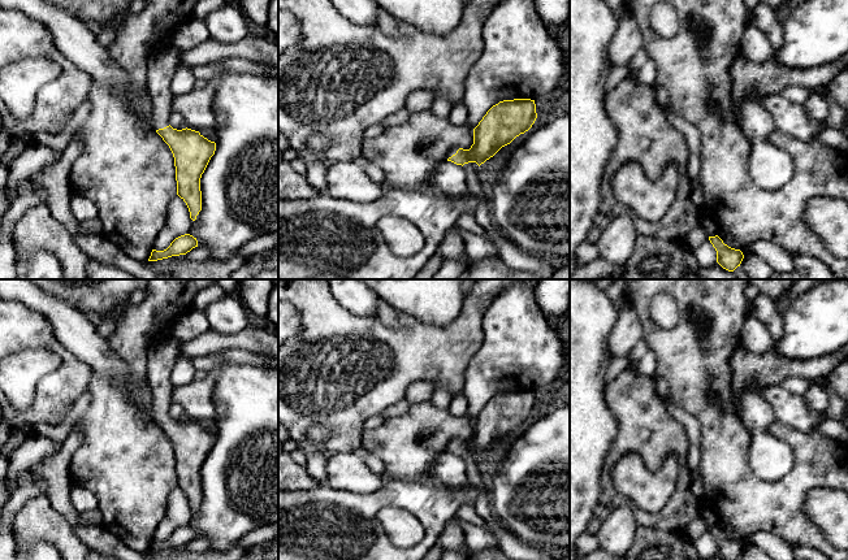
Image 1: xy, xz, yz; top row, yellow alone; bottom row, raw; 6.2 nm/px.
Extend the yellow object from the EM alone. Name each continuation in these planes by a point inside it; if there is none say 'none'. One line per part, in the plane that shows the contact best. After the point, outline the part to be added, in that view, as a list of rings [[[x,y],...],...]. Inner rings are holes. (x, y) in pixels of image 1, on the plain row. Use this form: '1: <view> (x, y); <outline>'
1: xy (161, 356); [[[173,337],[150,347],[147,361],[147,379],[152,395],[153,418],[169,417],[173,404],[174,385],[170,379],[174,360],[179,355],[179,340]]]

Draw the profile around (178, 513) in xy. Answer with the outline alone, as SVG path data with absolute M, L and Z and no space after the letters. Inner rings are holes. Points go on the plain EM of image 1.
M176 486L173 491L169 494L165 517L157 525L153 541L166 541L176 529L189 525L190 518L191 509L189 499L183 490Z

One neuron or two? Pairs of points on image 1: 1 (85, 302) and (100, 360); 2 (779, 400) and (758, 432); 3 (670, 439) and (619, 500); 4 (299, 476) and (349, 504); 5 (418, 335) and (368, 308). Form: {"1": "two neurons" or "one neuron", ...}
{"1": "two neurons", "2": "two neurons", "3": "one neuron", "4": "two neurons", "5": "two neurons"}

